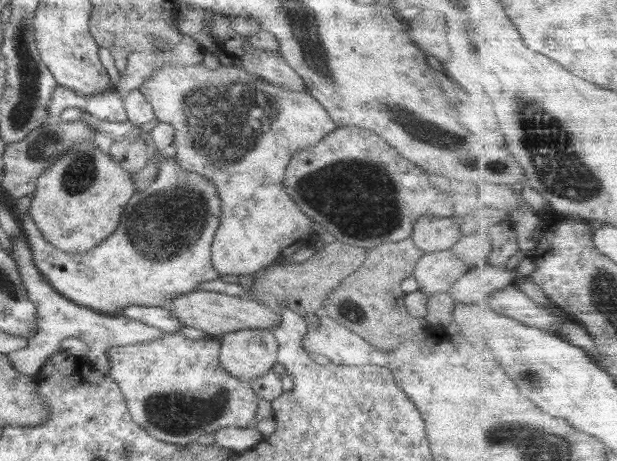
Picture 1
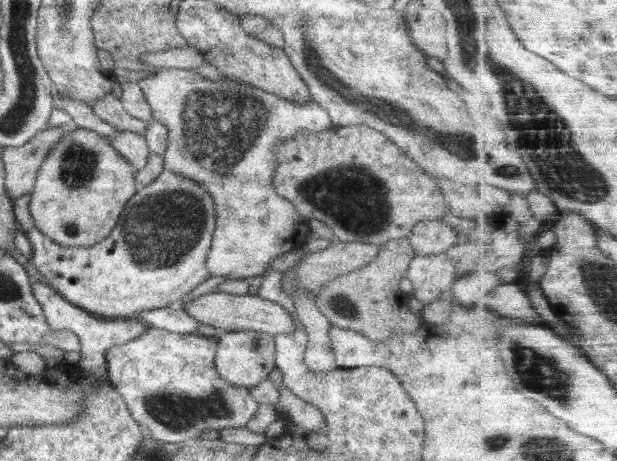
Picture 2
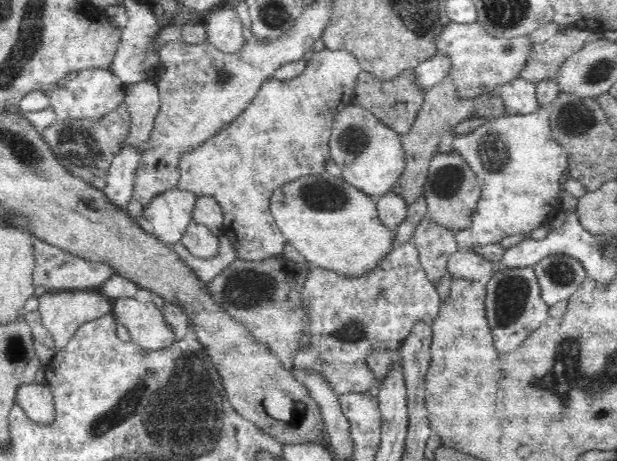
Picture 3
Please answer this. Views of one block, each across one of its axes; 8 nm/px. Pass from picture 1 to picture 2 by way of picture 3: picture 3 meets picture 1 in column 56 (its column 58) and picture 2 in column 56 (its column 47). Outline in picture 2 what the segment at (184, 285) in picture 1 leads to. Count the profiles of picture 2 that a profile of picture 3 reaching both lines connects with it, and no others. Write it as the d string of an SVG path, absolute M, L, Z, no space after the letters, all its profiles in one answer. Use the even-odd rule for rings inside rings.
M164 170L156 177L155 182L152 182L152 184L148 186L139 187L137 193L126 202L124 211L119 216L114 229L106 236L106 239L101 242L88 247L65 247L64 245L54 243L50 238L42 235L37 229L29 229L26 231L26 237L31 244L31 262L36 267L36 270L46 278L46 282L48 282L49 286L54 288L54 290L64 297L66 301L70 302L70 304L74 304L74 306L80 307L92 314L107 317L108 319L138 319L140 312L166 308L173 305L177 306L186 294L191 292L191 290L199 284L202 284L203 280L210 277L210 272L208 272L208 268L206 268L206 257L208 257L208 251L212 244L211 241L215 230L214 220L216 220L216 214L214 214L214 204L212 204L210 194L208 194L200 184L196 184L193 179Z

